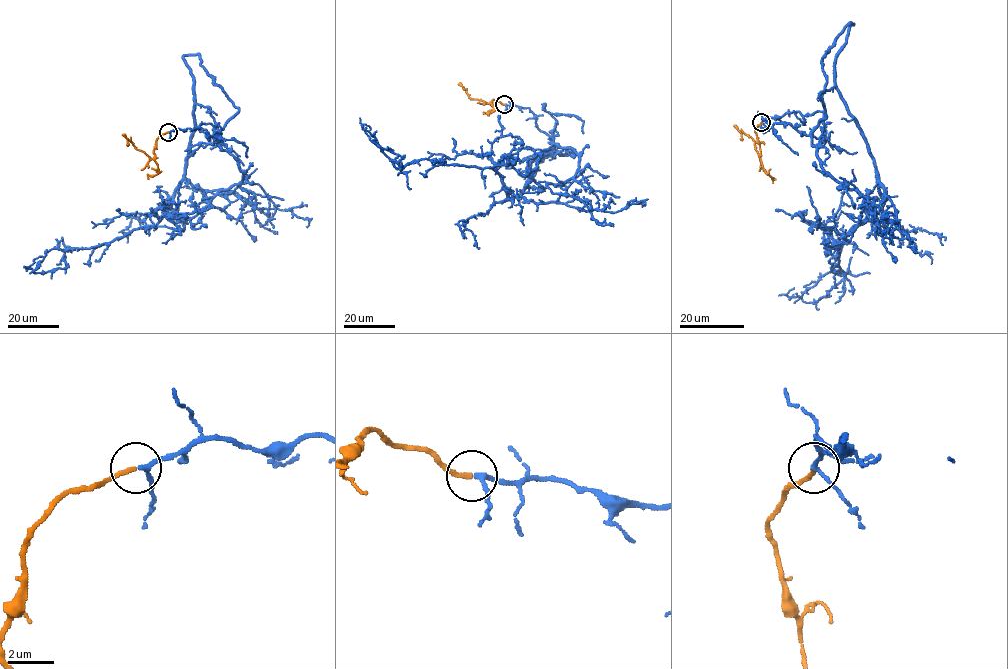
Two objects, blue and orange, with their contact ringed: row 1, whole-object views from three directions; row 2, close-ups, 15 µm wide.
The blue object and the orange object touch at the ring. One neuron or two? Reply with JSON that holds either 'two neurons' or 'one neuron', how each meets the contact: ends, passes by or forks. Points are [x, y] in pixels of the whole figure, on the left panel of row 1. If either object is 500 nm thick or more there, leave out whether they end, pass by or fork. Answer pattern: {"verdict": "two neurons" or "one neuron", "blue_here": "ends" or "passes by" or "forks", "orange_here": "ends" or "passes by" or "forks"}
{"verdict": "one neuron", "blue_here": "passes by", "orange_here": "ends"}

